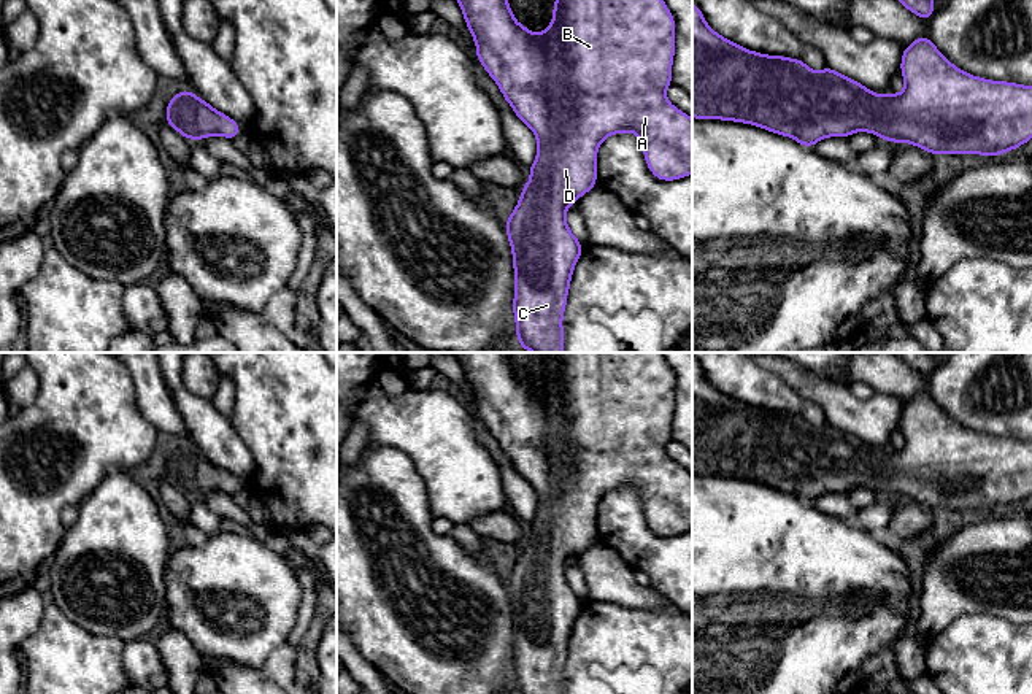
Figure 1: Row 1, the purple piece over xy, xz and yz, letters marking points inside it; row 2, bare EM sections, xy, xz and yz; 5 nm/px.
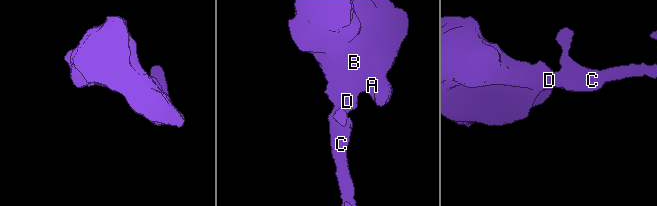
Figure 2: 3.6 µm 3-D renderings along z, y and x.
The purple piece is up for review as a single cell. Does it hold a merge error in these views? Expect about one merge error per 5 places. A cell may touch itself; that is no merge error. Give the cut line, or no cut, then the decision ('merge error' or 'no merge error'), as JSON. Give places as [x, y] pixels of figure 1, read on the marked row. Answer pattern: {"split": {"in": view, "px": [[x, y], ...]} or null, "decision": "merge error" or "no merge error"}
{"split": null, "decision": "no merge error"}

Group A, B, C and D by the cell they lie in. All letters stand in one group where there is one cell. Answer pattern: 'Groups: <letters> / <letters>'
Groups: A B C D

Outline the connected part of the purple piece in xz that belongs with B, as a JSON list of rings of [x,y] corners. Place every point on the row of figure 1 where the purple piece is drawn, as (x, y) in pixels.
[[[457,0],[470,30],[476,59],[495,81],[513,113],[532,129],[537,157],[529,167],[530,181],[505,221],[513,254],[514,297],[513,316],[516,340],[522,351],[564,353],[562,318],[573,268],[581,257],[583,243],[572,233],[565,213],[580,197],[597,186],[597,151],[610,135],[638,135],[648,170],[659,181],[676,181],[692,173],[692,119],[673,106],[665,91],[672,83],[676,22],[664,0],[556,0],[553,22],[533,35],[521,25],[508,0]]]

